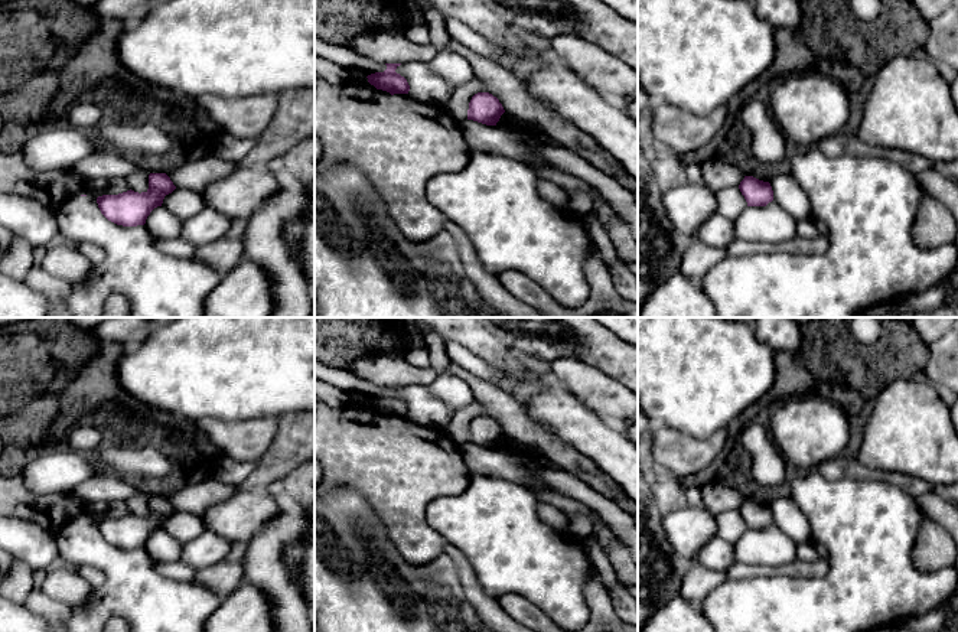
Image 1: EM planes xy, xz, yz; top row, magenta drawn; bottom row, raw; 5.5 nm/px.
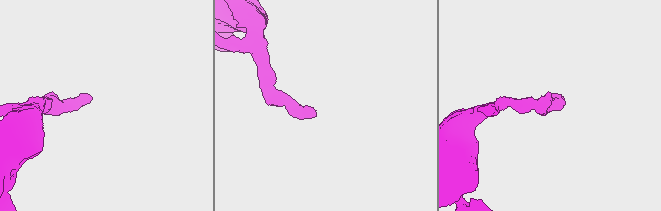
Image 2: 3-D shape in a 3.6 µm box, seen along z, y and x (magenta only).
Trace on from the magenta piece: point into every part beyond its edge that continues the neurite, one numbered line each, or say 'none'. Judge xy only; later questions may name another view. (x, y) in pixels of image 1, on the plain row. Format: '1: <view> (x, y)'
none

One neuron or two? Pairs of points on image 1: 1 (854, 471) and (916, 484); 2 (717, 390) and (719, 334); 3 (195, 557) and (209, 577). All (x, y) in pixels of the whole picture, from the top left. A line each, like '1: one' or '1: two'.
1: one
2: one
3: two

